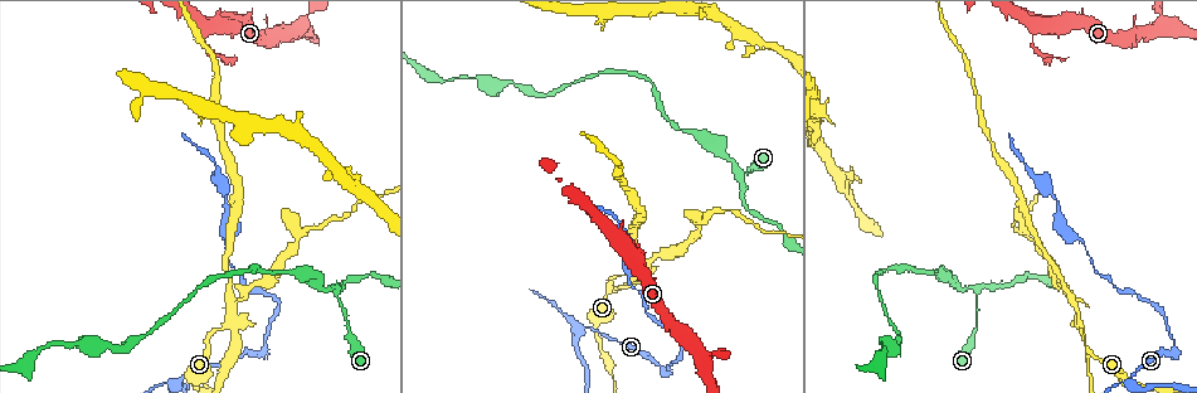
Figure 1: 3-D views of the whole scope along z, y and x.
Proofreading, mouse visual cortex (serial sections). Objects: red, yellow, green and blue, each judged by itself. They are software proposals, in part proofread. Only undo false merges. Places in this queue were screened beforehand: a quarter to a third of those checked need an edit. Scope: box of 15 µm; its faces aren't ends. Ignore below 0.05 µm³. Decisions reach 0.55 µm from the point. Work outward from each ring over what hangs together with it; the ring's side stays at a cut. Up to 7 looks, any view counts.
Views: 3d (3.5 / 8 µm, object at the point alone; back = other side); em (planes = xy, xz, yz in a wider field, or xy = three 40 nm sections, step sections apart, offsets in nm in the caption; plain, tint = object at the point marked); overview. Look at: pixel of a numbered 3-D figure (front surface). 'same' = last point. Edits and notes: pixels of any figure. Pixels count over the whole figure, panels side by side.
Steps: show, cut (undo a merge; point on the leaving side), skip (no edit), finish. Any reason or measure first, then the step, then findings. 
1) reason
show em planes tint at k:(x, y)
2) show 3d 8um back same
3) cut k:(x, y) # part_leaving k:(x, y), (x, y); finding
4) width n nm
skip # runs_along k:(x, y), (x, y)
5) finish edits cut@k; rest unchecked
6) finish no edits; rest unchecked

abrupt turn
show 3d 8um back at 1:(1132, 385)

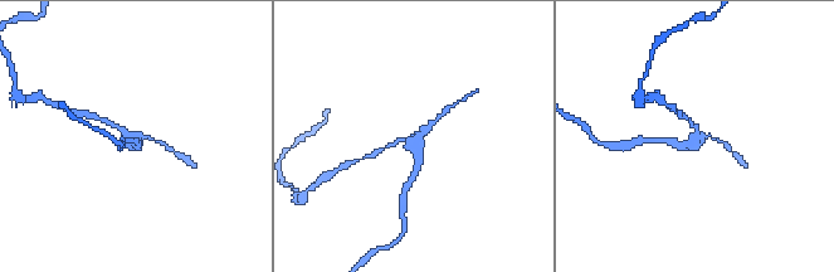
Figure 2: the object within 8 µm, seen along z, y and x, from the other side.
shape alone is not enough
show em xy step 3 tint at 2:(696, 140)

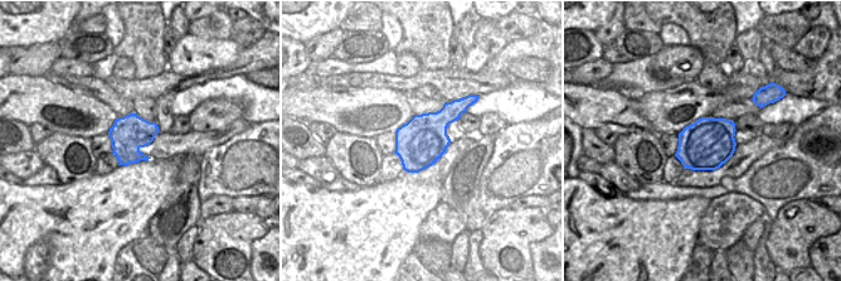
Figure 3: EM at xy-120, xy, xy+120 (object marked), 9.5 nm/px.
arms 3
skip # runs_along 2:(102, 118), (133, 141); all the same cell

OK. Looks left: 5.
sharp bend
show 3d 3.5um at 1:(1174, 348)

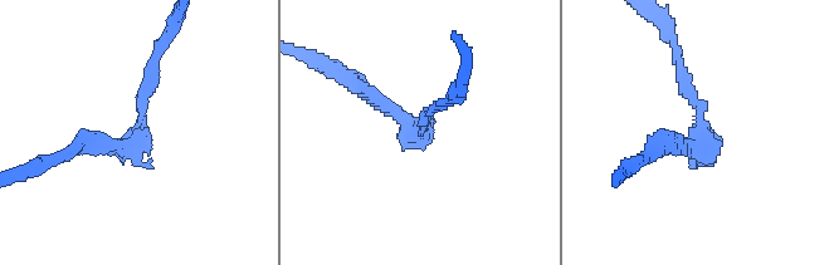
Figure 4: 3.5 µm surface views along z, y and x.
arm_widths 150, 150 nm
show em xy step 1 tint at 4:(135, 134)

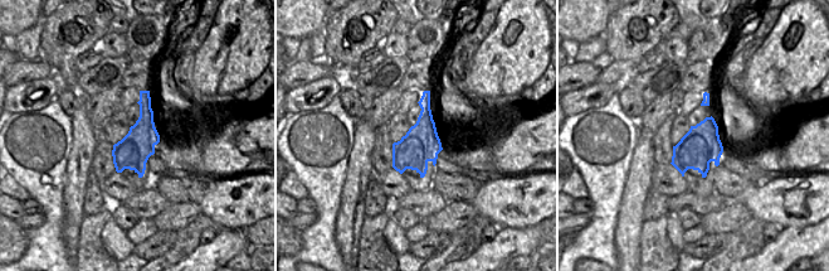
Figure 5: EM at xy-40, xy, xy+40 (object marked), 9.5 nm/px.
show em xy step 5 tint same

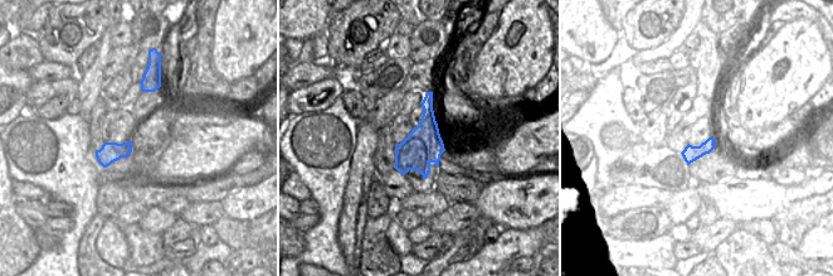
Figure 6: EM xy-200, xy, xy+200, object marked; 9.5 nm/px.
skip # runs_along 4:(71, 151), (136, 140), (151, 59); one cell here

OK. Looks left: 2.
show 3d 3.5um at 1:(303, 19)

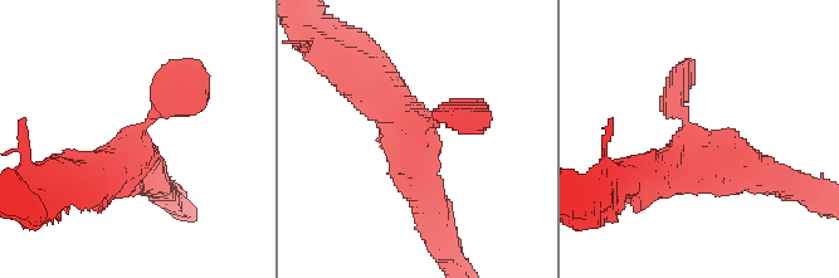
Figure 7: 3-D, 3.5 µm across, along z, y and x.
arms 3; arm_widths 200, 400, 400 nm
show em xy step 3 tint at 7:(688, 138)

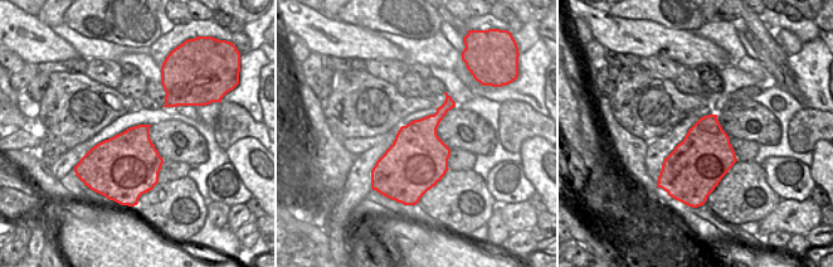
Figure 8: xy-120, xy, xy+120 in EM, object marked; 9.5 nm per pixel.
width 600 nm
skip # runs_along 7:(362, 68), (432, 206); all the same cell

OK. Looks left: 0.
finish no edits; rest unchecked

